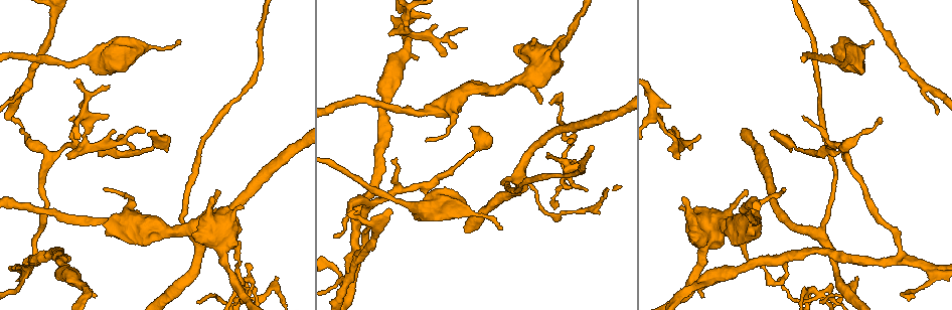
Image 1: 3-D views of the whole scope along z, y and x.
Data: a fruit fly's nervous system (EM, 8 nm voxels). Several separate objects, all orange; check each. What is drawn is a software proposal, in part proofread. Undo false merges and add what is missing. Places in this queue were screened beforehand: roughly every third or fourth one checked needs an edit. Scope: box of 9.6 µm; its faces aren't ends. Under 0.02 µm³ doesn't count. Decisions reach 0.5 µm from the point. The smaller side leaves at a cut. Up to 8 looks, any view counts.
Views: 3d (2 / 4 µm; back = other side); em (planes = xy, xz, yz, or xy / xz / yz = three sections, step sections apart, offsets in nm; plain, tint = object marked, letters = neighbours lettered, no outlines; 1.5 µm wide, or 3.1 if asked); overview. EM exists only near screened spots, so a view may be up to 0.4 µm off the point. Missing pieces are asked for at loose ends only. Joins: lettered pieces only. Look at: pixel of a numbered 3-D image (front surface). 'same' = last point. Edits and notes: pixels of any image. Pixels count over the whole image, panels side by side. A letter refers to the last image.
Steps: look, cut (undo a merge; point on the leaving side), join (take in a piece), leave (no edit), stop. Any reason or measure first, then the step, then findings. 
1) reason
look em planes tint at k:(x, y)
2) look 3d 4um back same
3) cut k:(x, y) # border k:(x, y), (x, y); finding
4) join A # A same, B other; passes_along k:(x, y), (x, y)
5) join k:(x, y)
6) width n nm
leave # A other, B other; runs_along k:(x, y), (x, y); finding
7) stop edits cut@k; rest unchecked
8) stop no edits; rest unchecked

free end
look em xz step 8 letters at 1:(500, 228)

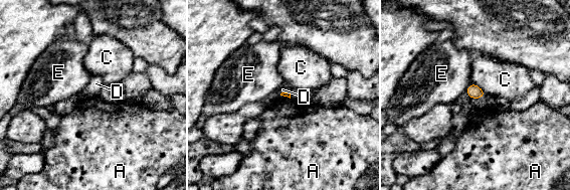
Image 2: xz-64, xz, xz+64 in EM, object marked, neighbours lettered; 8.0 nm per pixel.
look em planes letters same

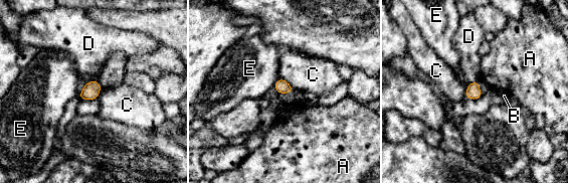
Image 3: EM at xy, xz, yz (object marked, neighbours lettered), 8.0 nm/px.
leave # A other, B other, C other, D other, E other; border 3:(280, 77), (294, 88); no lettered piece goes on from it

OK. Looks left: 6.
an open end
look em xy step 8 letters at 1:(108, 116)

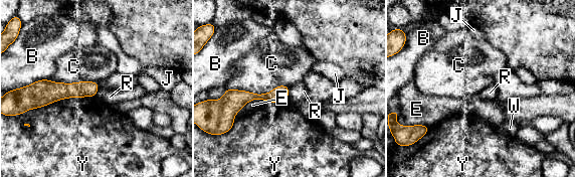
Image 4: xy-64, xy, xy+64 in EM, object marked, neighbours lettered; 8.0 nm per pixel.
leave # B other, C other, E other, J other, R other, W other, Y other; runs_along 4:(36, 84), (43, 90), (96, 87); no lettered piece goes on from it

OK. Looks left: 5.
tapers out
look em yz step 8 letters at 1:(67, 156)

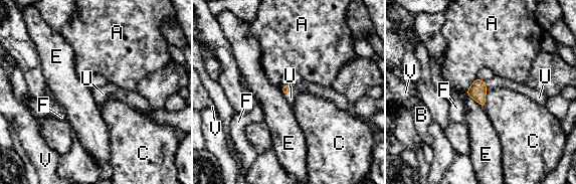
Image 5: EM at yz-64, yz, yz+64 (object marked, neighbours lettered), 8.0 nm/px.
join U # A other, B other, C other, E other, F other, U same, V other; passes_along 5:(286, 88), (290, 92), (291, 98); the neuron continues

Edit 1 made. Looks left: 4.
stop edits join@5; rest unchecked

